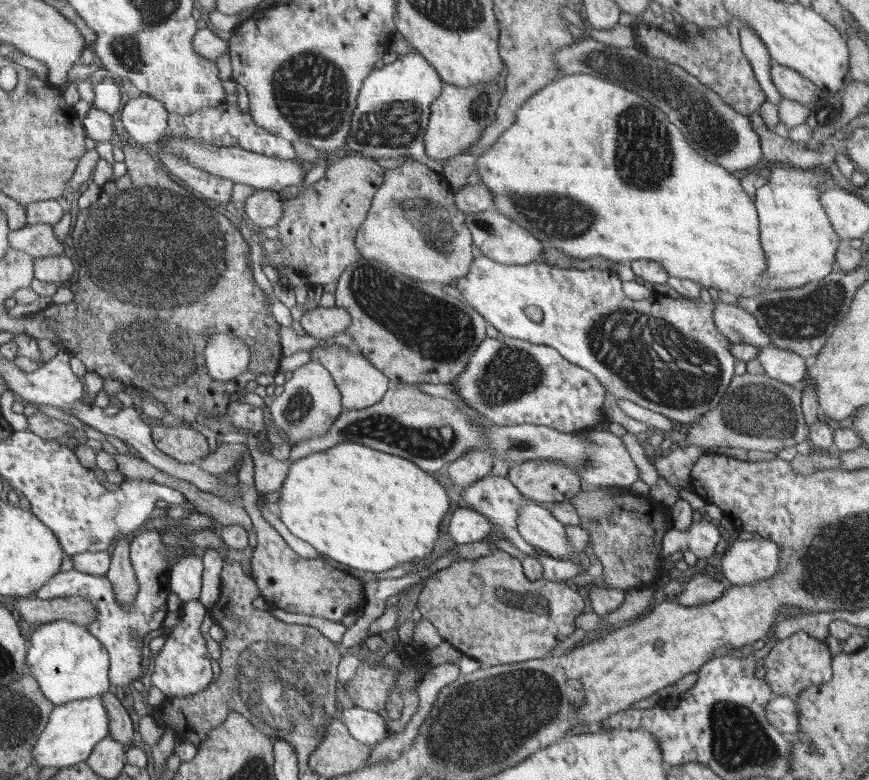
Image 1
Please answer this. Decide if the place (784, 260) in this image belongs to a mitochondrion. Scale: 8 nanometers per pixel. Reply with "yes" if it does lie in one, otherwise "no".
no

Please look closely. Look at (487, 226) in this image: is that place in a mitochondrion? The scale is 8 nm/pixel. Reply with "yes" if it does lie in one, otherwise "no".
yes

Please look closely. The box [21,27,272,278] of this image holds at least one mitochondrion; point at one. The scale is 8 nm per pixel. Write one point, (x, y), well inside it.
(127, 54)

